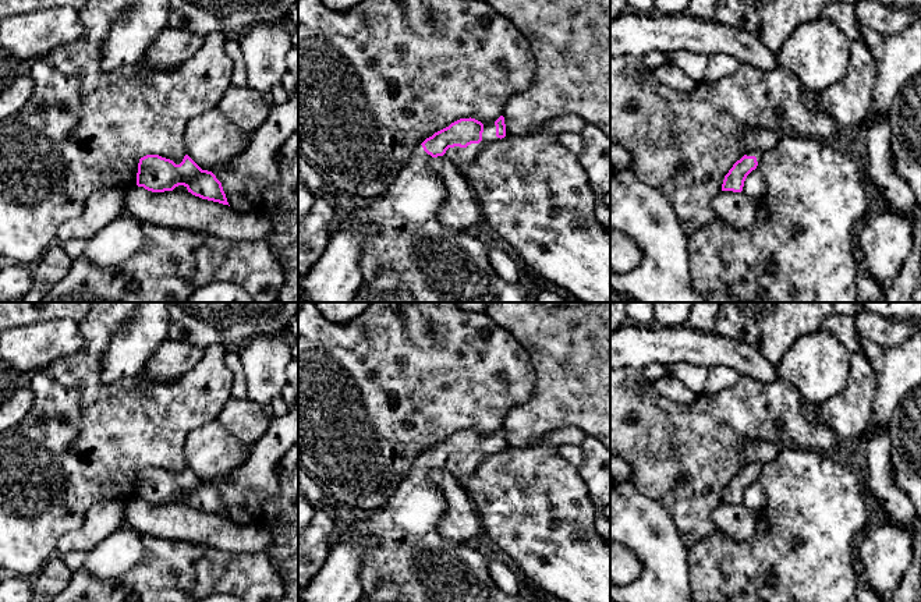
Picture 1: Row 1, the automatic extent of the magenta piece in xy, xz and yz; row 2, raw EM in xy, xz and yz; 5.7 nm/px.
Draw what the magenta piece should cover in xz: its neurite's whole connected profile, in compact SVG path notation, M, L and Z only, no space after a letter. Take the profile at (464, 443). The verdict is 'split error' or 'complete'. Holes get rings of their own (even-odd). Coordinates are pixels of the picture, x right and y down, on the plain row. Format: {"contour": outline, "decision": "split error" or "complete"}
{"contour": "M500 428L495 435L482 436L475 431L460 431L449 439L435 445L417 458L407 472L404 481L398 485L392 497L379 509L373 510L369 518L358 520L348 528L339 531L334 542L348 542L354 537L364 534L373 535L379 543L365 556L359 567L359 582L362 596L372 594L383 581L392 581L398 585L408 602L531 602L523 592L507 595L497 588L489 574L489 563L475 549L460 546L444 539L439 532L439 524L446 514L447 506L440 489L432 482L429 474L433 470L450 471L457 479L471 474L486 457L506 449L504 429Z", "decision": "split error"}

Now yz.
{"contour": "M755 461L747 464L740 472L737 472L729 482L729 485L725 488L722 503L741 504L747 488L752 482L759 481L762 467L762 461Z", "decision": "split error"}

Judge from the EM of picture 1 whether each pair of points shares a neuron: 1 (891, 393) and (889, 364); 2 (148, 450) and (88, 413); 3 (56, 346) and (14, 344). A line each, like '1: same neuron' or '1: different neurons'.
1: same neuron
2: same neuron
3: same neuron

